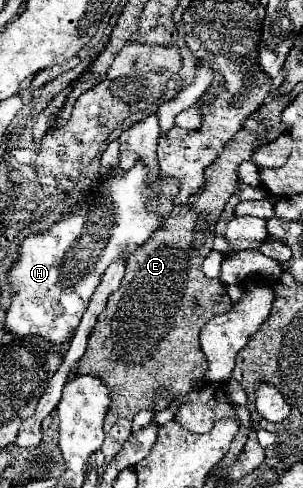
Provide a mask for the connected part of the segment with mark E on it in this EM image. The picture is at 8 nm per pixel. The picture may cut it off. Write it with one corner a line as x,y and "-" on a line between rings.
240,129
236,137
232,137
232,141
224,147
220,157
206,169
204,185
194,195
190,195
186,205
176,205
164,225
128,257
122,285
108,297
106,309
100,313
98,323
90,333
88,349
78,363
78,373
92,373
94,377
100,377
112,391
112,405
104,421
106,431
122,417
132,421
134,415
142,409
162,411
170,405
172,399
188,393
196,381
204,379
204,353
200,353
198,343
200,329
216,313
224,313
224,309
230,309
232,301
222,295
220,279
204,277
202,261
212,251
214,227
218,223
218,217
236,191
238,165
252,159
252,151
258,147
258,143
260,141
256,133

